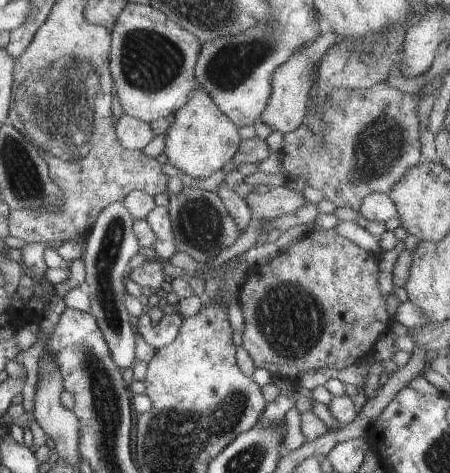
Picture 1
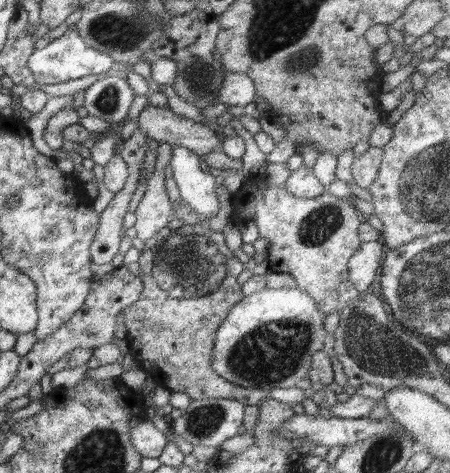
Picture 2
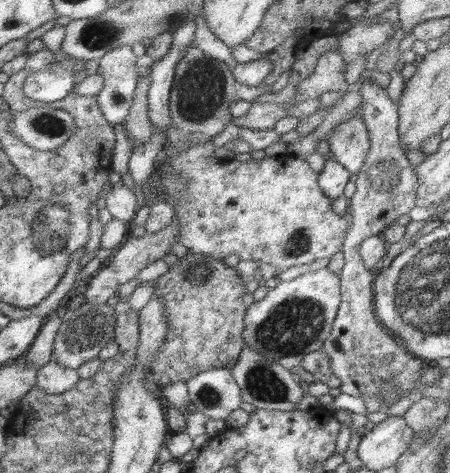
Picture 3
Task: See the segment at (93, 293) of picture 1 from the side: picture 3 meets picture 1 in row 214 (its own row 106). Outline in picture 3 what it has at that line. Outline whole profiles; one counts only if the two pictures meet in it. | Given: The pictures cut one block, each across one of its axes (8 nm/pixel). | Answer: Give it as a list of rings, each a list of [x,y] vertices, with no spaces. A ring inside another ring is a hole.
[[[128,44],[112,49],[99,59],[97,73],[104,79],[104,84],[97,94],[97,103],[104,119],[114,128],[126,121],[133,103],[140,75],[136,60],[138,57]]]

